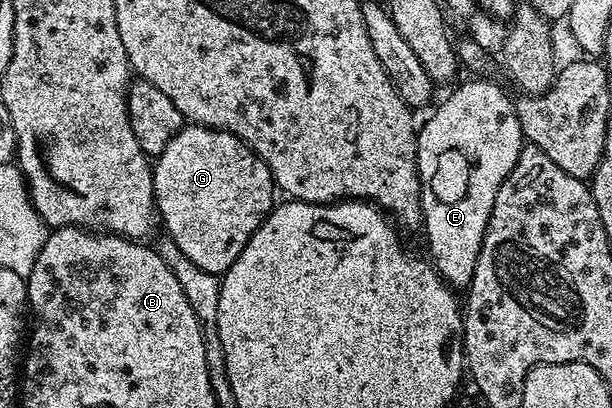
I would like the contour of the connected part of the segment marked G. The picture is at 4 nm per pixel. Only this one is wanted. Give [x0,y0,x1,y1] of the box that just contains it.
[152,126,274,276]

